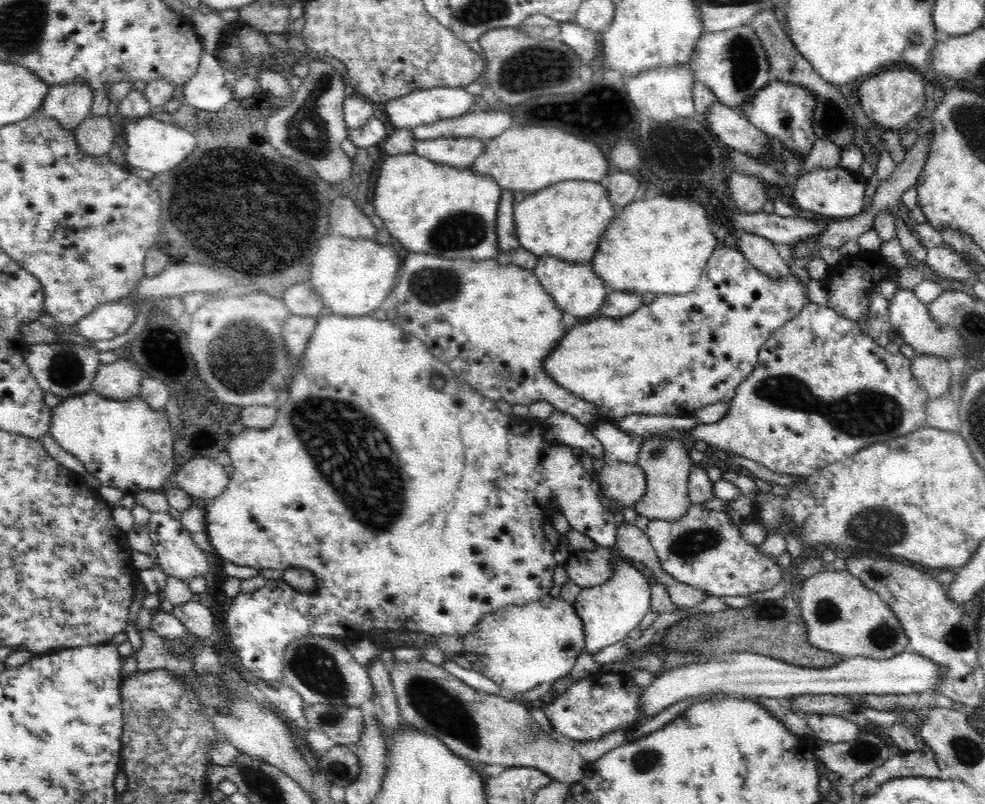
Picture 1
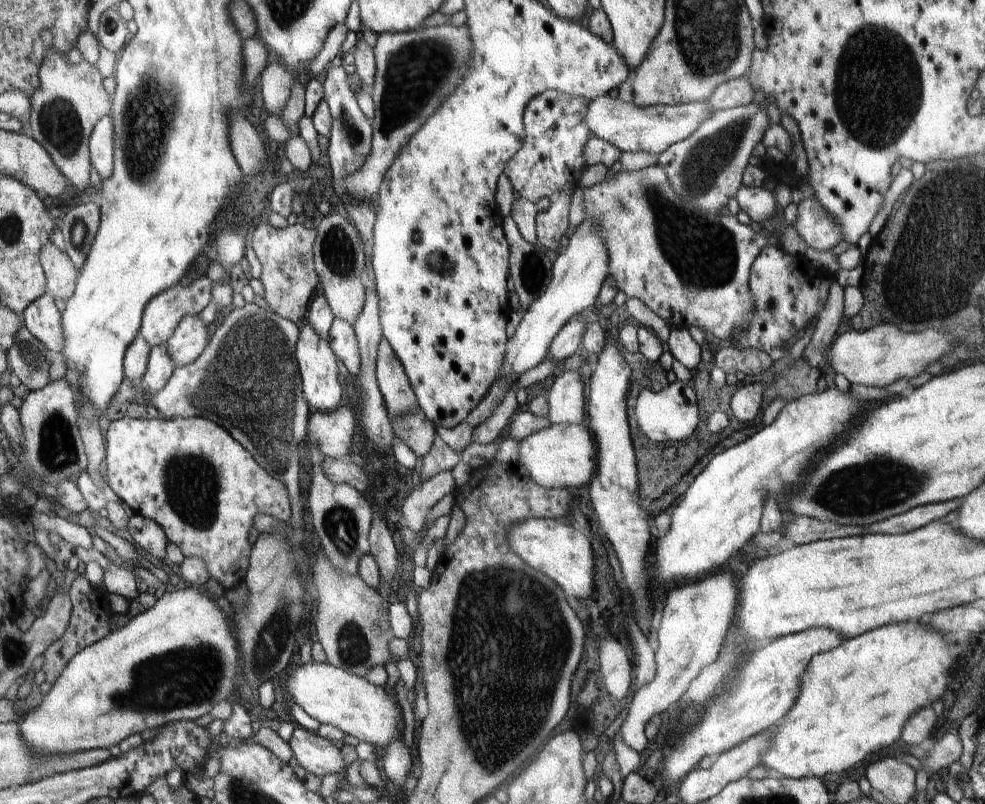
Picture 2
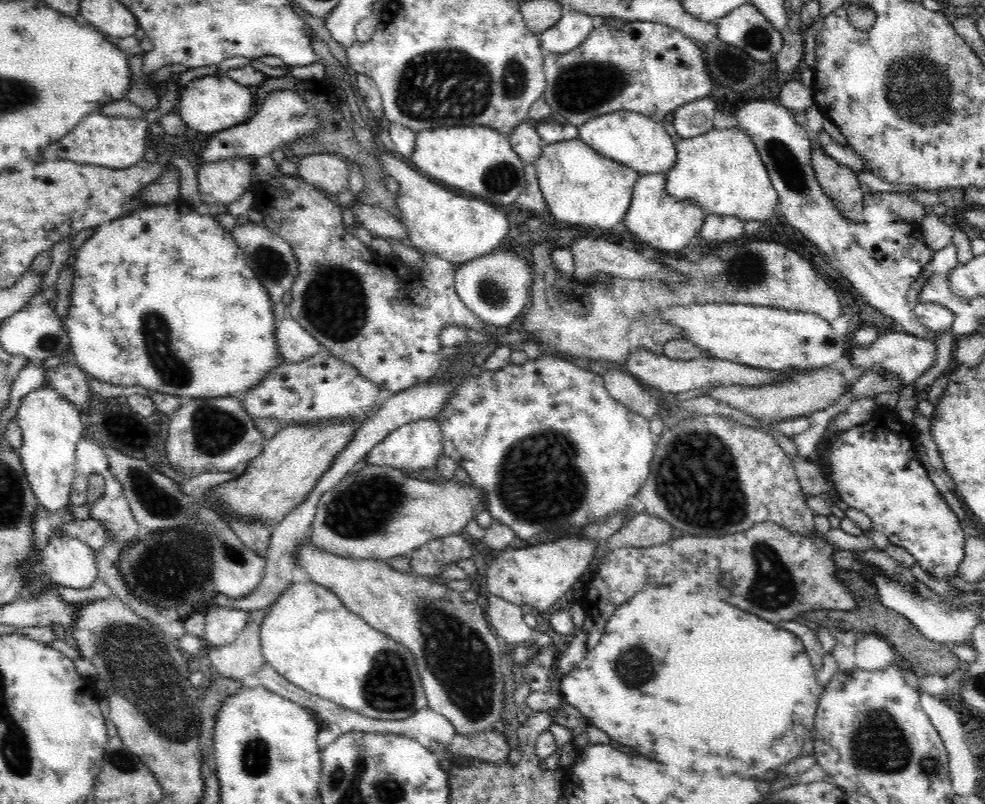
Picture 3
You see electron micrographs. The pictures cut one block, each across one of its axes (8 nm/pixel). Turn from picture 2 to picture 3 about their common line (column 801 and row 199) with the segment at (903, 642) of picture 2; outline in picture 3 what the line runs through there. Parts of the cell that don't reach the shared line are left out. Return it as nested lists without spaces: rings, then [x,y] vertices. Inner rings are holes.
[[[738,127],[710,129],[692,138],[678,139],[677,158],[666,173],[666,191],[676,200],[694,201],[706,214],[736,216],[740,220],[768,220],[778,206],[779,198],[770,180],[764,161],[750,135]]]

